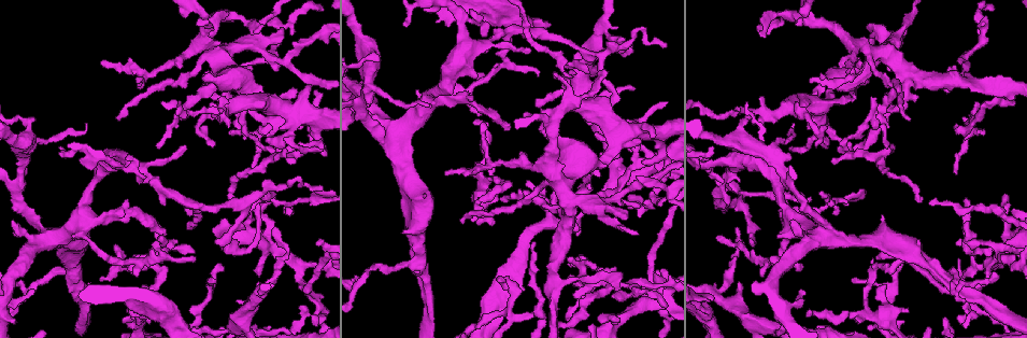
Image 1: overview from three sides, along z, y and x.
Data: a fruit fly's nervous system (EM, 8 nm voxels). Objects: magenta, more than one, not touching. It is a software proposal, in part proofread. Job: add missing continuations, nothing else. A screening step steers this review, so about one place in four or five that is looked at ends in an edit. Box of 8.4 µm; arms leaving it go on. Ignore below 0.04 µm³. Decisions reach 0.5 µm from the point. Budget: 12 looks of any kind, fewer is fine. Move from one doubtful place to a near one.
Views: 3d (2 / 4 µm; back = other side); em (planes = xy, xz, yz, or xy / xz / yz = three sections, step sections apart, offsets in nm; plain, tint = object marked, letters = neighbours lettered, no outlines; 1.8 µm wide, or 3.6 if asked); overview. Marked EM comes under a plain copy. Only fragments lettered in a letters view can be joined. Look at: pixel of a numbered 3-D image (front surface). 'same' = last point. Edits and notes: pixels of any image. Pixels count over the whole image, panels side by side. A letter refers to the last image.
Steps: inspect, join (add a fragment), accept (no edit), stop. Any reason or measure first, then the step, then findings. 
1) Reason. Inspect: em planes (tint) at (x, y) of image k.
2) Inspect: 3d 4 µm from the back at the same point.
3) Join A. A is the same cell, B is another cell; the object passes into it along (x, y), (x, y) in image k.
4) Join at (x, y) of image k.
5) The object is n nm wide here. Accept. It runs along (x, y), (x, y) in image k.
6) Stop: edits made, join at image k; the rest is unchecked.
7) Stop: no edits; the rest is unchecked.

Four-way junction. Inspect: 3d 4 µm at (78, 226) of image 1.

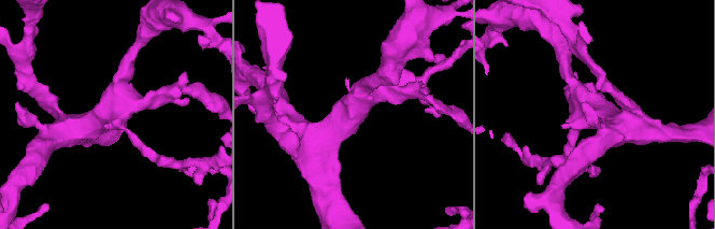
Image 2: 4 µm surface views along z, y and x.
Inspect: em planes (letters) at (113, 109) of image 2.

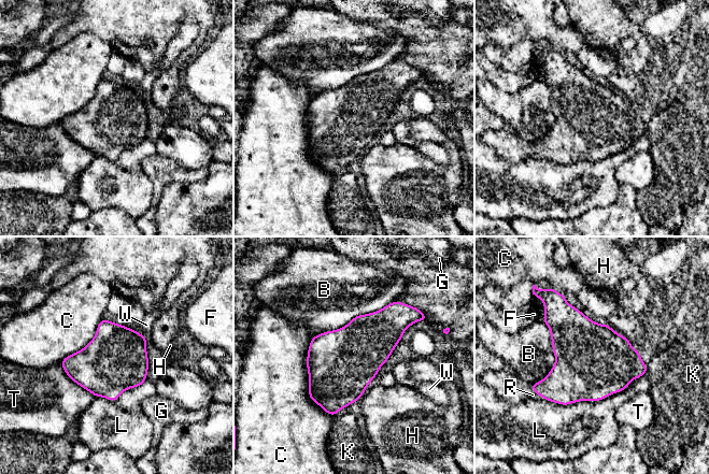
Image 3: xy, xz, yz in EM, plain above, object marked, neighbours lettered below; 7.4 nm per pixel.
Join R. R is the same cell, B, C, F, G, H, K, L, T and W are other cells; the object passes into it along (568, 382), (537, 393), (533, 394) in image 3; it goes on there.

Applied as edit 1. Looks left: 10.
Redraw. Inspect: overview.

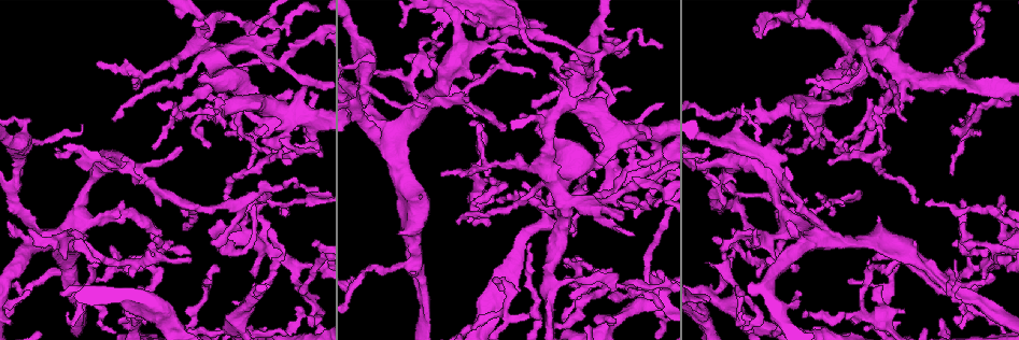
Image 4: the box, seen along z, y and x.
Free end. Inspect: em planes (letters) at (140, 287) of image 4.

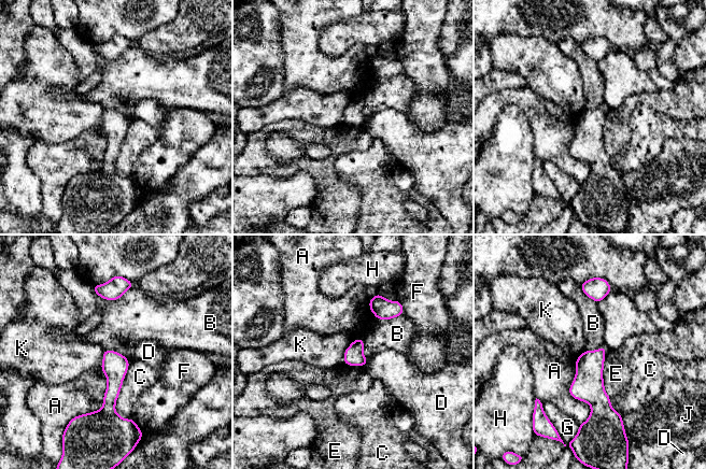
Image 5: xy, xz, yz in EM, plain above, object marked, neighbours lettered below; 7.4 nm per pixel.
Accept. A, B, C, D, E, F, G, H, J and K are other cells; none of them fits.

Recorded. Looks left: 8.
Three-way junction. Inspect: 3d 2 µm at (944, 279) of image 4.

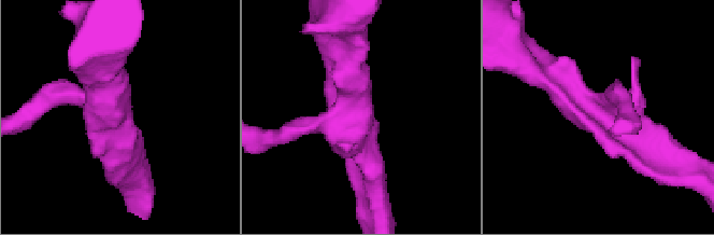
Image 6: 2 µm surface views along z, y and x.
3 arms meet here; the arms are 170, 200, 260 nm wide; now the EM. Inspect: em planes (letters) at (344, 112) of image 6.

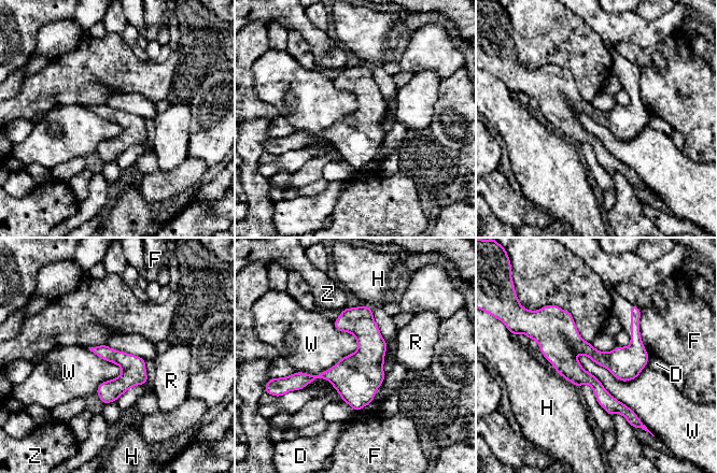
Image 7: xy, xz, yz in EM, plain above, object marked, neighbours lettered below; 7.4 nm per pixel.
The longest contact is with W, 700 nm. Accept. D, F, H, R, W and Z are other cells; a border runs along (576, 354), (578, 362), (640, 419) in image 7; no lettered fragment goes on from it.

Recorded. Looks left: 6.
An open end. Inspect: 3d 2 µm at (256, 283) of image 4.

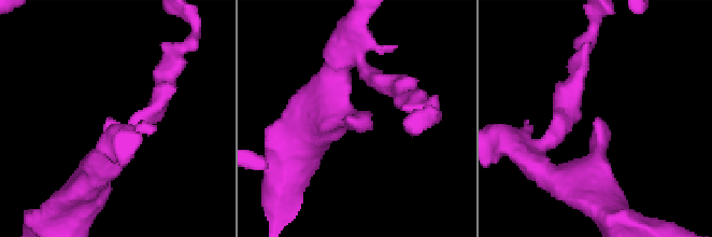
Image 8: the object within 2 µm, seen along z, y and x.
Shape alone is not enough. Inspect: em xy step 4 (letters) at (602, 121) of image 8.

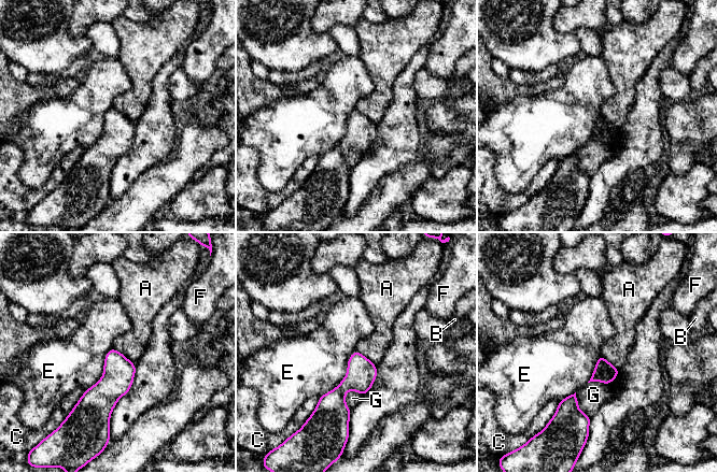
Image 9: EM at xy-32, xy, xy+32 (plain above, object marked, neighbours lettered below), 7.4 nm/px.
Accept. A, B, C, E, F and G are other cells; a border runs along (357, 352), (376, 367) in image 9; no lettered fragment goes on from it.

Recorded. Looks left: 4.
Free end. Inspect: em planes (tint) at (663, 45) of image 4.

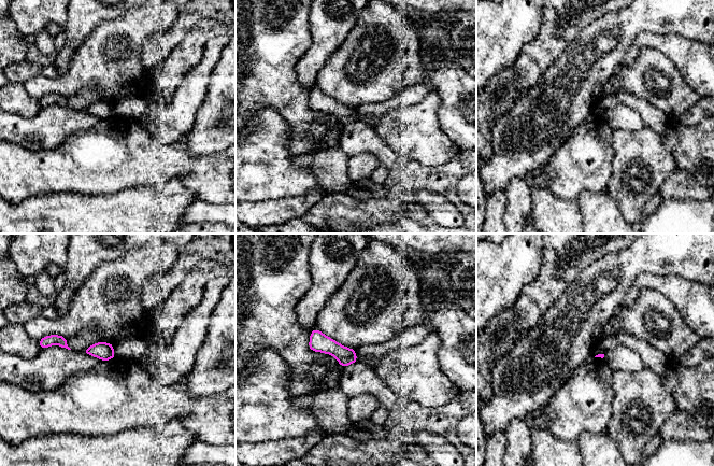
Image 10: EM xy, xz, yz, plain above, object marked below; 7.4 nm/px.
Inspect: em planes (letters) at the same point.

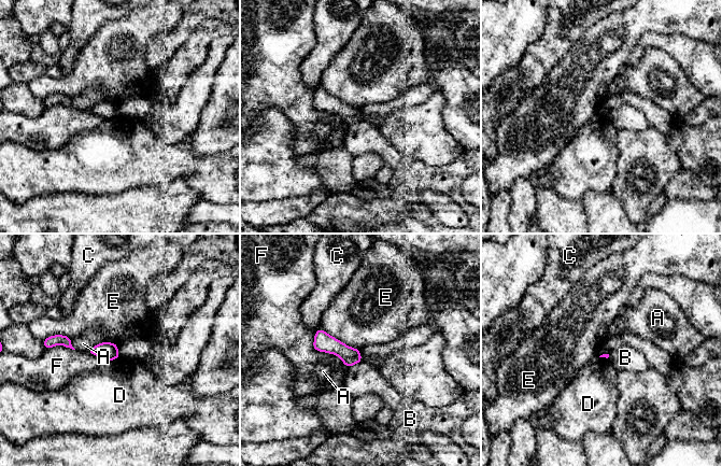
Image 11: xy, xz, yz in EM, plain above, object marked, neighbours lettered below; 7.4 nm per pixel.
The longest contact is with F, 380 nm. Accept. A, B, C, D, E and F are other cells; a border runs along (119, 356), (104, 361) in image 11; no lettered fragment goes on from it.

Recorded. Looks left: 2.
Stop: edits made, join at image 3; the rest is unchecked.

